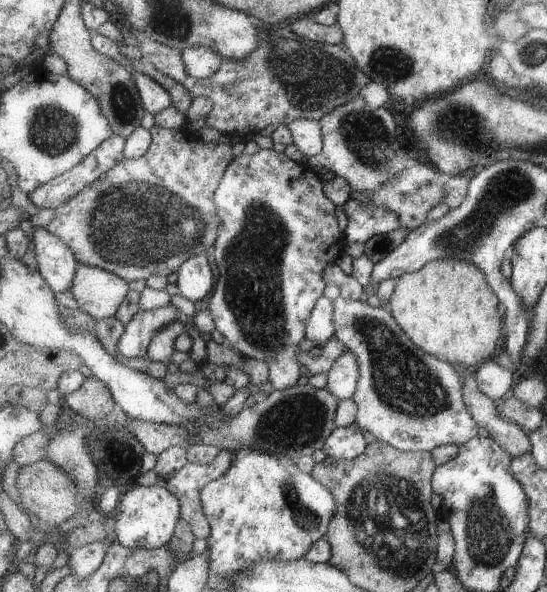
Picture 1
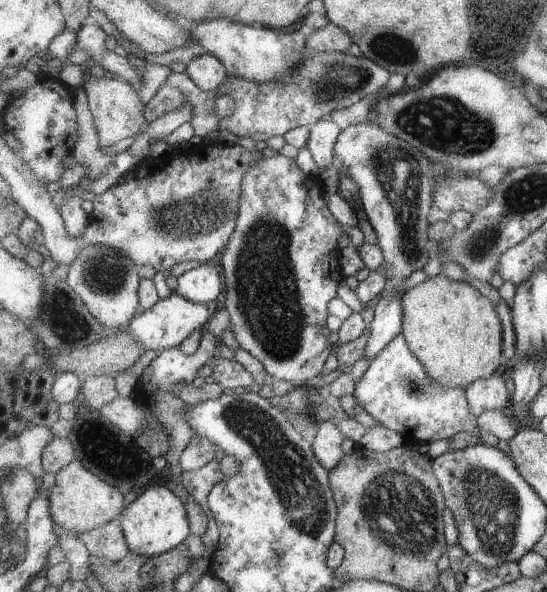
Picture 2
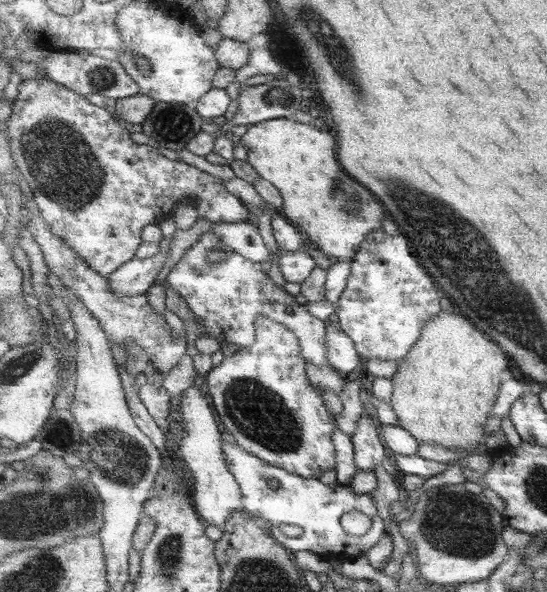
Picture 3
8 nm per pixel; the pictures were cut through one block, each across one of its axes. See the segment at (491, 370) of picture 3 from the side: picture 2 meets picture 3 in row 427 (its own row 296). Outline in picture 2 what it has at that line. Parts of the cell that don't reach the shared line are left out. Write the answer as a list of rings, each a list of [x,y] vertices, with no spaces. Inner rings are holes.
[[[438,274],[405,291],[403,304],[405,304],[405,320],[402,333],[410,349],[423,363],[423,368],[431,380],[447,388],[467,390],[475,381],[495,375],[501,366],[503,356],[501,350],[503,324],[495,304],[486,295],[465,282],[451,282],[445,275]]]

